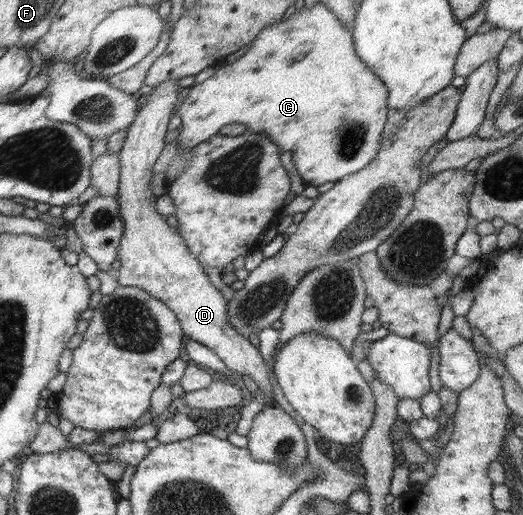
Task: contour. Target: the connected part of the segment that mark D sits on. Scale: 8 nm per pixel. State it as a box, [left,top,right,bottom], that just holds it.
[116,81,275,402]

